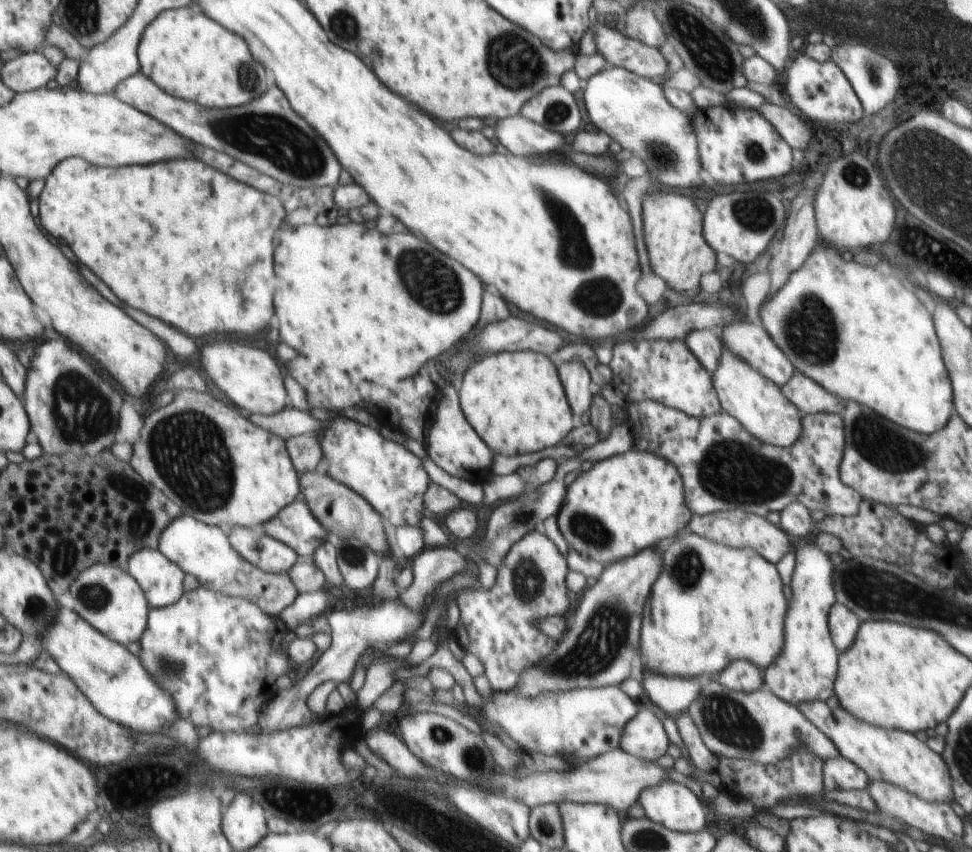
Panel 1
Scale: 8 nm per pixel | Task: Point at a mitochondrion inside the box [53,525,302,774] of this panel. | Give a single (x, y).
(168, 665)

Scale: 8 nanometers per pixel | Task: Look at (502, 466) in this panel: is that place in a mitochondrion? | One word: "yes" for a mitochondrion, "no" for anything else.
no

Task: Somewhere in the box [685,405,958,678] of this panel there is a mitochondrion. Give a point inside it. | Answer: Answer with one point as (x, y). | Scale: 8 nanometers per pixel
(731, 471)

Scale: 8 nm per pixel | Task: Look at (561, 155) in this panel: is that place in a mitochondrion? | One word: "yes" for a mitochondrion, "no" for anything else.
no

